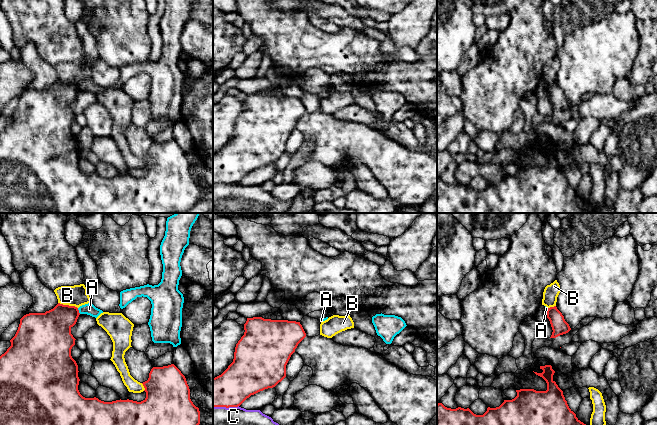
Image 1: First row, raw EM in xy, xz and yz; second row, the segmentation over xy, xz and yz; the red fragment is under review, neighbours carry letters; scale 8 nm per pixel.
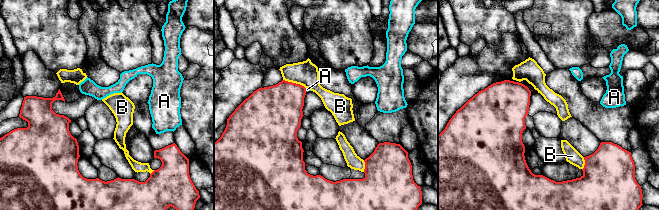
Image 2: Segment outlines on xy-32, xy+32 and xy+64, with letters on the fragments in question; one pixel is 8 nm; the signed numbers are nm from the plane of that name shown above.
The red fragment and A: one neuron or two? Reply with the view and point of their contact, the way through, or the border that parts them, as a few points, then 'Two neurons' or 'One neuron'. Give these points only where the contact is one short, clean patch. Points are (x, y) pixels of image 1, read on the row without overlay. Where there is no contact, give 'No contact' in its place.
Touches red at xy (78, 87). Boundary: xy (77, 84), (80, 89). Two neurons

